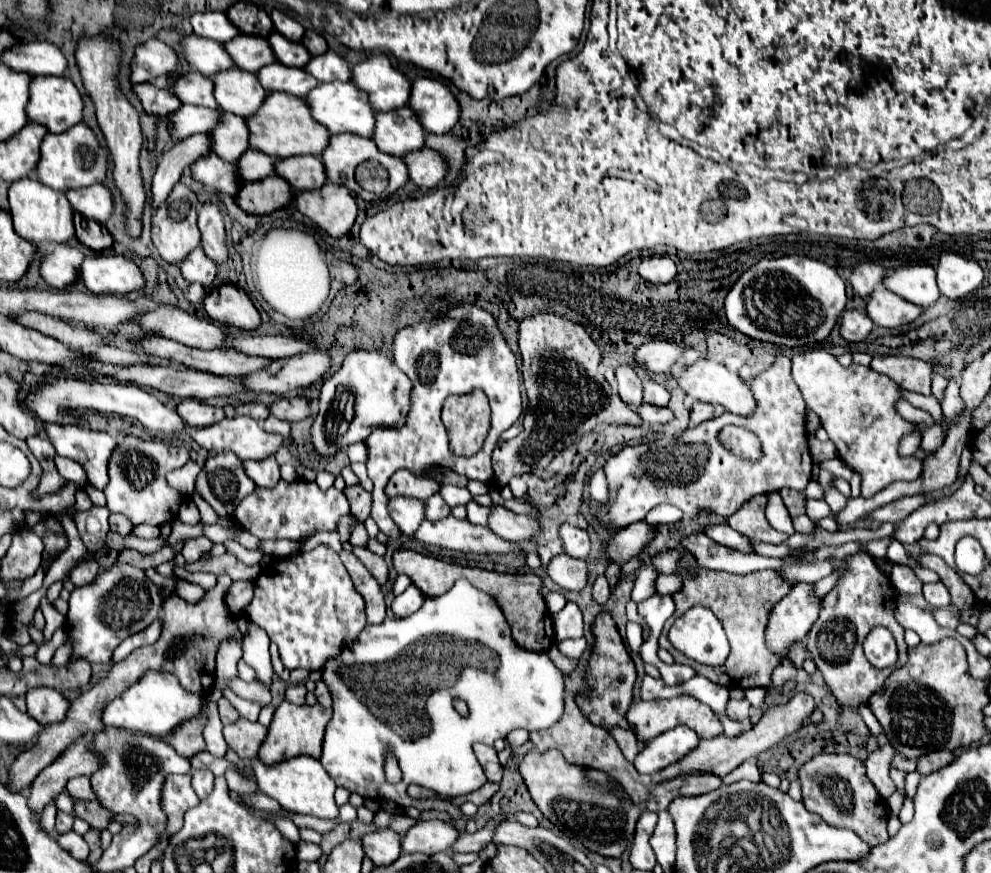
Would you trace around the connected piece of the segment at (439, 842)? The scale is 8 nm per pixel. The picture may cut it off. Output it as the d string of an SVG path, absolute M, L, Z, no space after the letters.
M443 820L419 822L403 836L401 848L407 854L421 852L421 854L433 856L433 854L449 850L451 844L457 840L457 836L459 836L459 832Z

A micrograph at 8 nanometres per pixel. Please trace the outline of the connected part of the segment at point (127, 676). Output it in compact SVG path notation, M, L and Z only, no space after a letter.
M219 576L215 588L207 590L205 596L191 604L185 602L183 598L179 598L177 594L171 594L165 602L163 602L163 632L161 638L151 644L151 646L143 646L135 652L131 652L125 660L117 662L111 672L101 678L91 690L87 690L85 694L81 694L77 700L71 702L71 710L67 714L67 722L55 724L55 726L47 726L47 730L43 730L43 738L39 738L39 742L25 750L11 766L11 780L9 780L9 788L13 792L21 792L25 790L35 776L49 766L71 742L75 742L79 736L83 734L91 734L91 732L99 732L103 730L101 724L101 712L103 706L119 696L131 682L135 682L135 678L143 676L143 670L163 670L163 672L171 672L179 678L179 684L191 692L191 694L209 694L211 686L215 684L215 656L219 652L219 646L223 640L241 640L241 630L237 628L237 622L233 618L233 614L229 612L229 606L225 602L227 590L233 584L233 580L229 576Z

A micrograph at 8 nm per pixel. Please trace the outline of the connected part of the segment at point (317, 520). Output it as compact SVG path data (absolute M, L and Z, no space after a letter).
M279 480L275 488L257 488L253 494L243 498L243 502L239 502L235 510L235 522L261 540L287 538L295 542L305 542L317 532L337 530L339 518L347 516L349 512L349 502L345 494L337 488L329 488L327 492L323 492L315 482Z

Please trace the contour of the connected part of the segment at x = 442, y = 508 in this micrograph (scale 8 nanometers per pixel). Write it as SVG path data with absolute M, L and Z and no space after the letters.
M433 494L431 498L425 500L425 504L427 504L427 518L429 520L439 520L439 518L445 518L445 516L451 514L451 508L441 498L441 494Z

